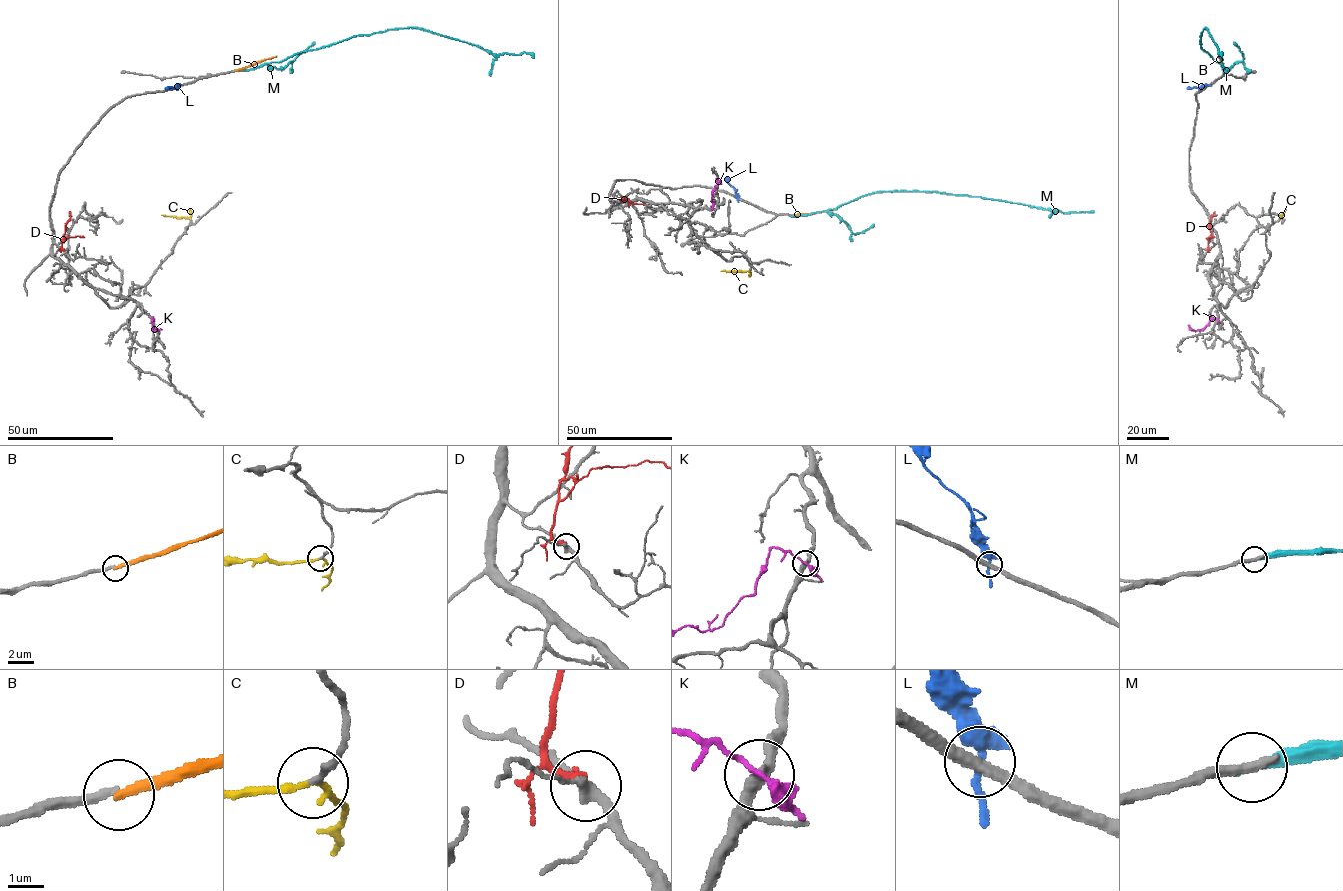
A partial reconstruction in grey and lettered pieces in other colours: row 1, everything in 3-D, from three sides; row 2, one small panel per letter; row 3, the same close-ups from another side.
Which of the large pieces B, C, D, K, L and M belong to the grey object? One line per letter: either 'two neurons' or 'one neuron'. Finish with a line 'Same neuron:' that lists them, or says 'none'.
B: two neurons
C: one neuron
D: two neurons
K: two neurons
L: two neurons
M: two neurons
Same neuron: C

